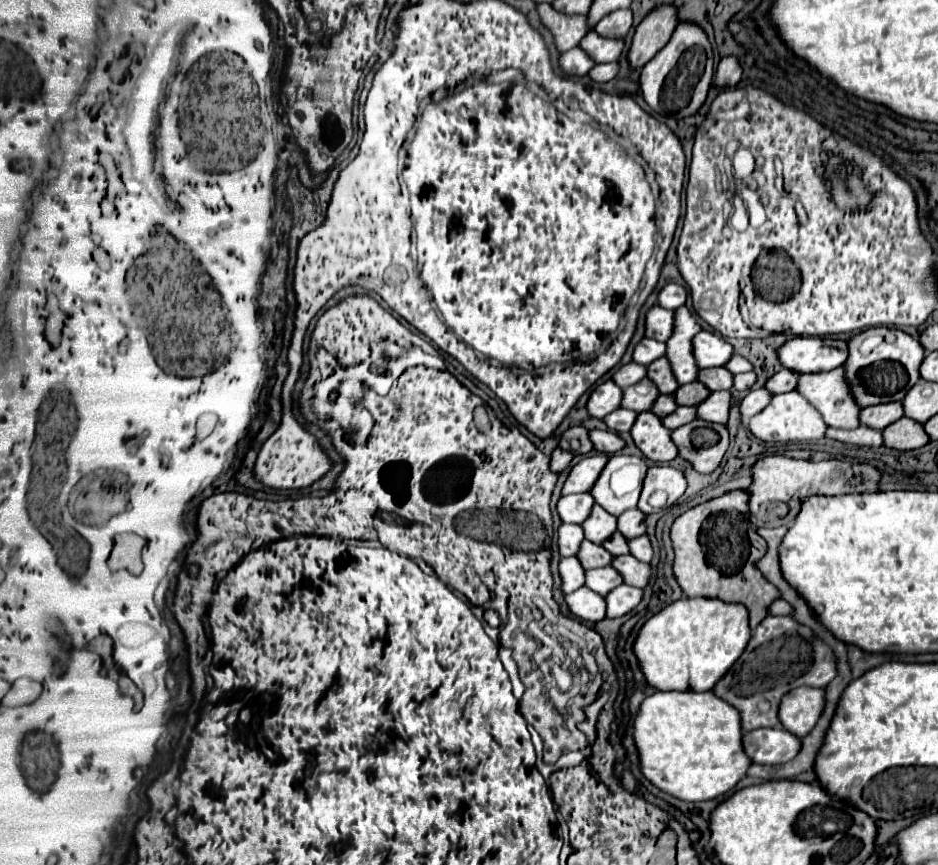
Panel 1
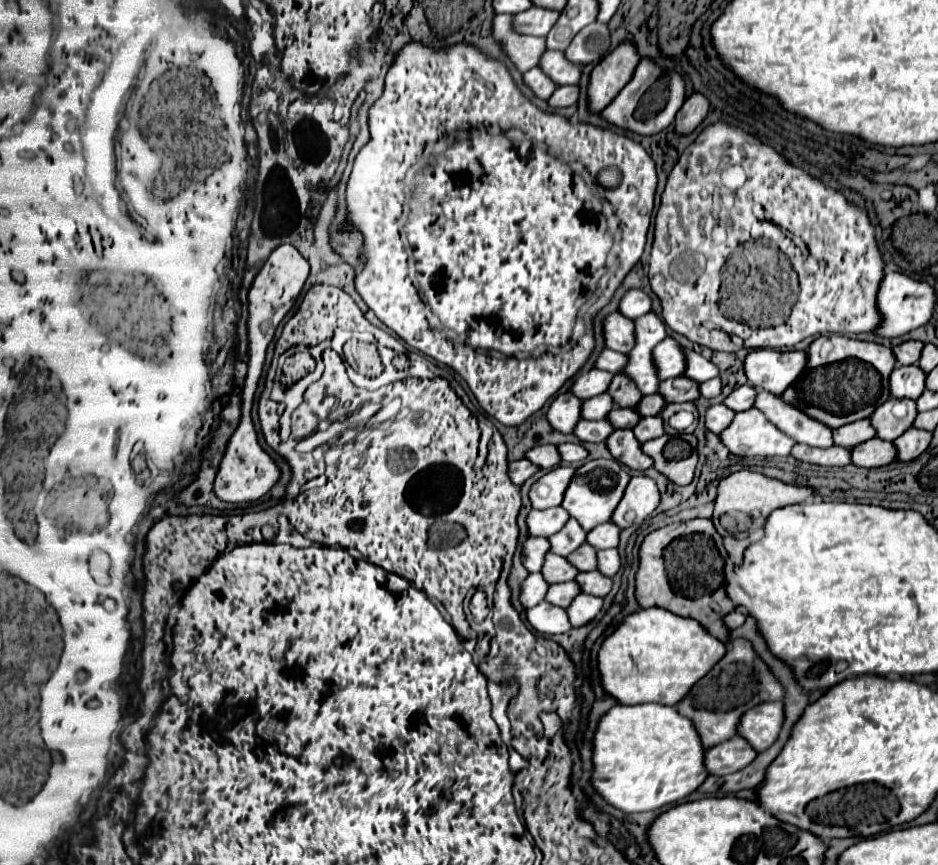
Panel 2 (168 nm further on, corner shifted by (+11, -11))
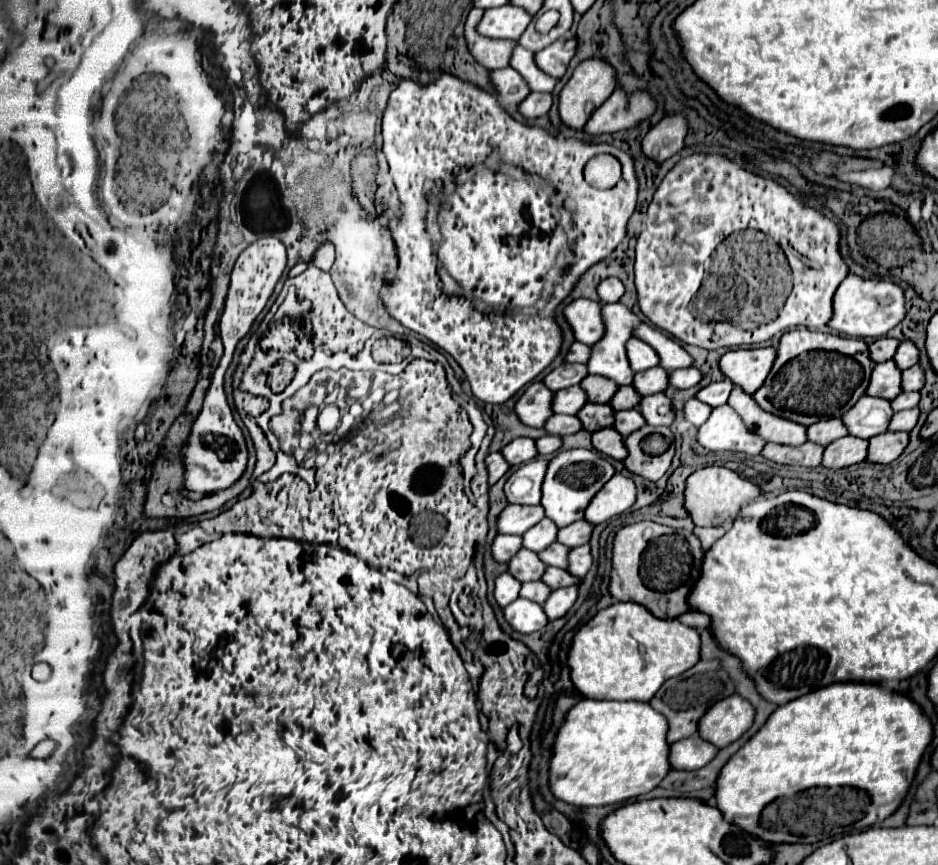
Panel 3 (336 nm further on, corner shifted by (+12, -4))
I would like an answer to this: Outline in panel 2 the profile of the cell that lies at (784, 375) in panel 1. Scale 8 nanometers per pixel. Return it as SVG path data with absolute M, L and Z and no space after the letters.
M744 384L744 386L734 388L730 392L730 396L724 398L722 404L728 406L730 410L734 410L734 412L740 412L740 410L748 410L748 408L754 406L754 396L756 396L756 390L750 388L748 384Z

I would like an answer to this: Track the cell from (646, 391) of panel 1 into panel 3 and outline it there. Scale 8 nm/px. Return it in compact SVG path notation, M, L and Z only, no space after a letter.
M579 385L557 391L553 399L553 411L563 415L577 415L585 405L587 405L587 397Z

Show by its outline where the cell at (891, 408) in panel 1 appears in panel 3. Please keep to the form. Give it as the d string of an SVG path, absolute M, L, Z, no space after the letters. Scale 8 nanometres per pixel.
M835 417L835 419L825 419L825 421L817 421L807 429L807 437L809 441L817 443L817 445L829 445L841 437L849 435L849 431L845 429L845 423Z

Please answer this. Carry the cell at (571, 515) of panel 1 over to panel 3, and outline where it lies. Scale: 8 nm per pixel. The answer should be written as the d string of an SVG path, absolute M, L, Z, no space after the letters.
M507 505L505 511L499 515L499 533L521 535L525 529L537 525L537 521L545 519L545 509L541 505Z

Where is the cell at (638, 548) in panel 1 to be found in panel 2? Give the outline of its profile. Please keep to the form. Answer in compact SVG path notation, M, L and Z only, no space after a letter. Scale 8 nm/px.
M600 550L598 552L598 572L604 576L614 576L620 568L618 550Z

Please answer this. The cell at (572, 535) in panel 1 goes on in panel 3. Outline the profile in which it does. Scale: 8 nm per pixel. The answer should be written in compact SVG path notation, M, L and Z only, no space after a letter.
M499 535L493 541L493 557L499 563L507 563L509 557L513 557L513 553L521 551L521 537L519 535Z

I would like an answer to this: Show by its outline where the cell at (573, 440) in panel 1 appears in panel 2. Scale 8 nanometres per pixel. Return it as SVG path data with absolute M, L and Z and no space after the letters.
M544 444L544 446L536 446L536 448L530 448L526 452L526 460L530 460L534 466L538 468L554 468L560 464L558 460L558 452L556 452L556 446L552 444Z

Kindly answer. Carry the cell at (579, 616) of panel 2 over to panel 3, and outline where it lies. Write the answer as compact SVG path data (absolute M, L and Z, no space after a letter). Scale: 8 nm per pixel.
M563 587L563 589L555 589L549 599L545 601L545 613L549 619L561 619L569 613L569 609L575 605L577 601L577 587Z

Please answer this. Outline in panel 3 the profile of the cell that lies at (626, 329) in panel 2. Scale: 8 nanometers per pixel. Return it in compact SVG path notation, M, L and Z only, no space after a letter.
M577 299L565 307L565 317L573 327L575 339L595 345L605 335L605 321L601 321L601 303L591 299Z

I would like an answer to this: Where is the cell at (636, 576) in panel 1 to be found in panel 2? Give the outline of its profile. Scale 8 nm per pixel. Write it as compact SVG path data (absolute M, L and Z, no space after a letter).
M592 570L592 572L580 572L574 582L580 586L580 590L584 594L592 594L592 596L606 596L610 592L610 578L602 576L600 572Z

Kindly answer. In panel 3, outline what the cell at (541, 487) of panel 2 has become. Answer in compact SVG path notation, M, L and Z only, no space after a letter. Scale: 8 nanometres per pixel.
M533 459L513 471L505 483L505 495L509 503L517 505L539 505L541 503L541 481L545 481L547 459Z

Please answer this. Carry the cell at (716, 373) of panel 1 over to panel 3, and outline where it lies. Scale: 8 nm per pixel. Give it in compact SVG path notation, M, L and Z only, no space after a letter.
M655 367L655 369L647 369L643 373L637 373L633 387L641 393L641 395L655 395L661 393L669 387L669 371Z

